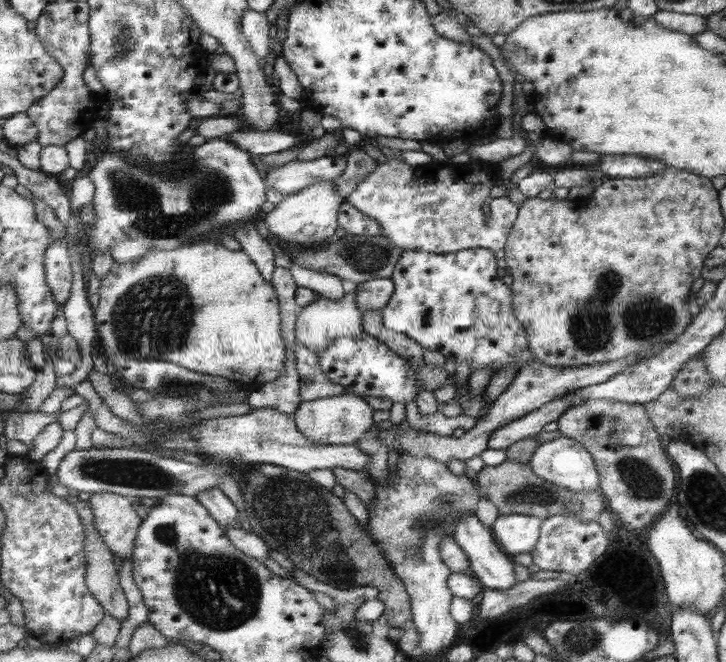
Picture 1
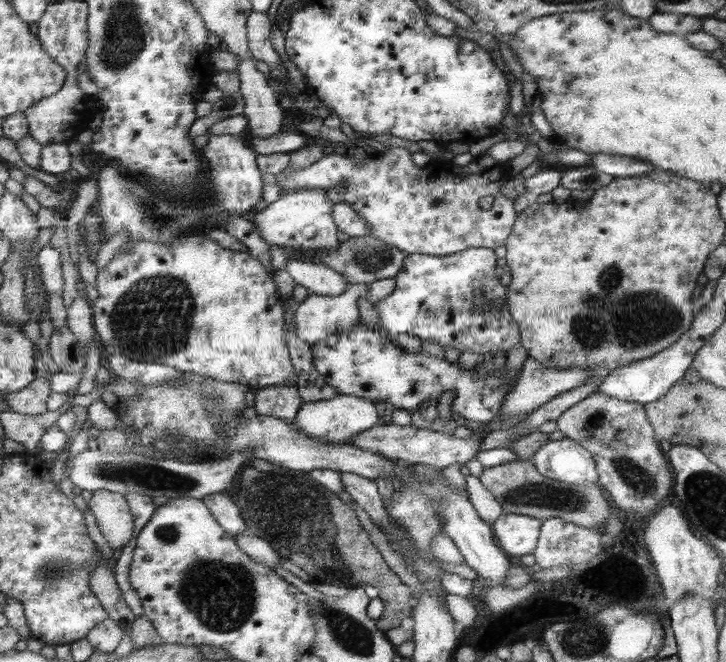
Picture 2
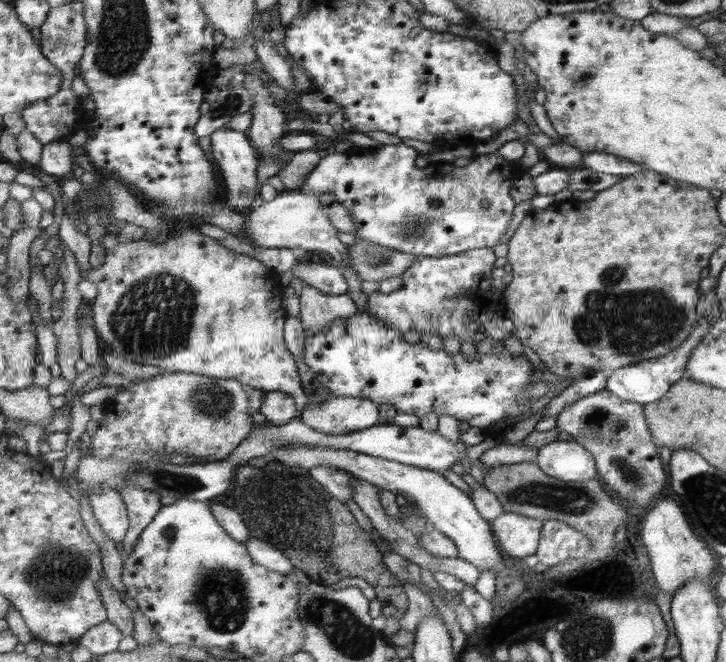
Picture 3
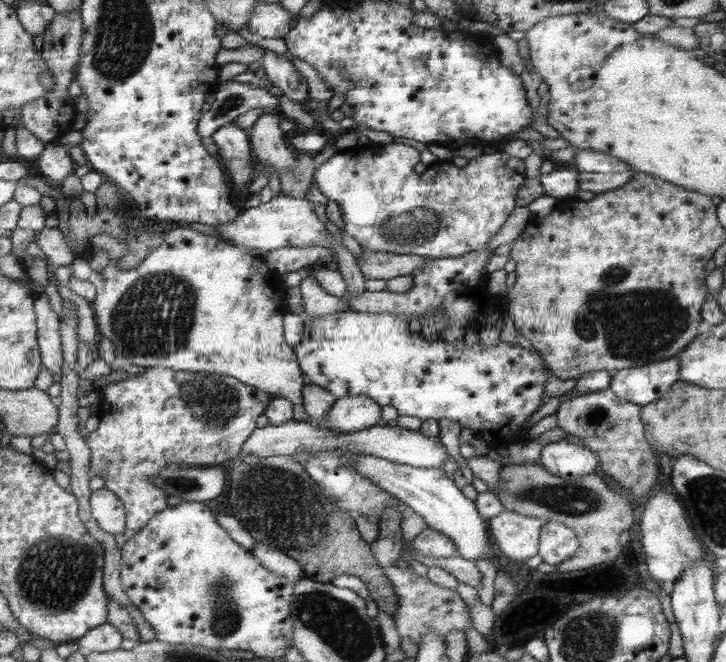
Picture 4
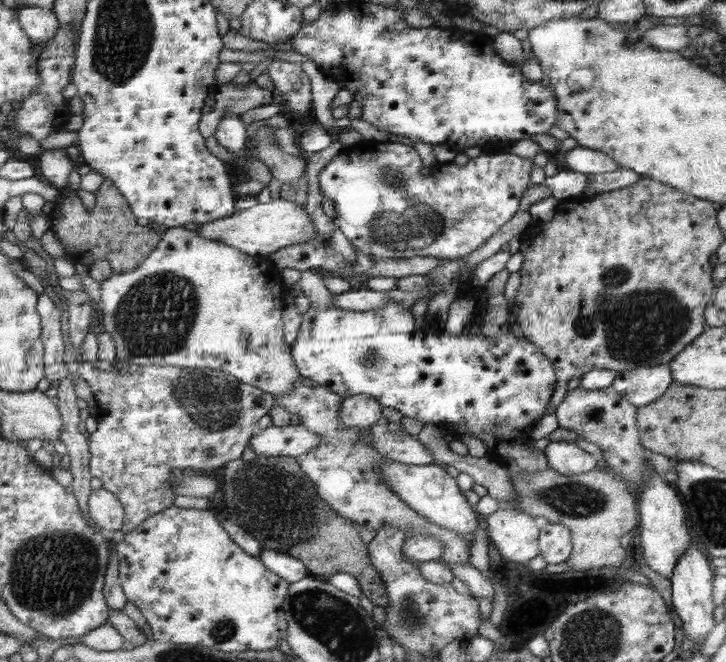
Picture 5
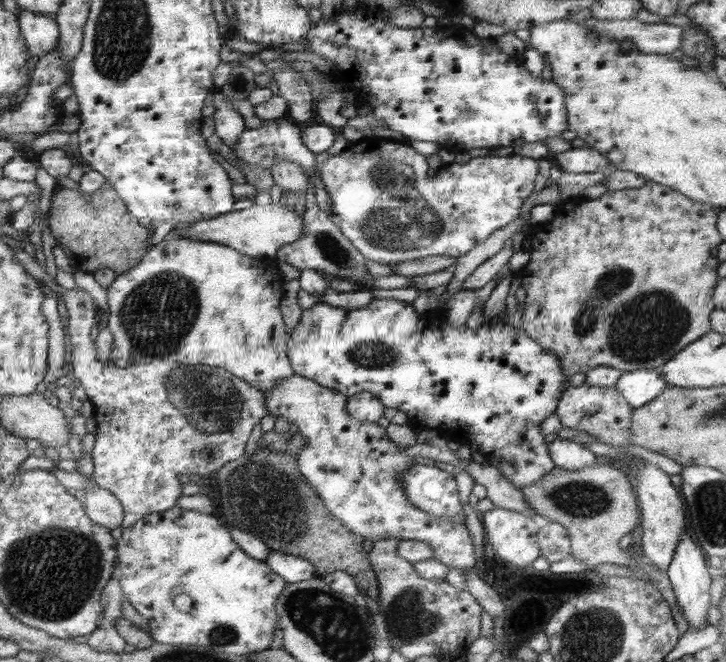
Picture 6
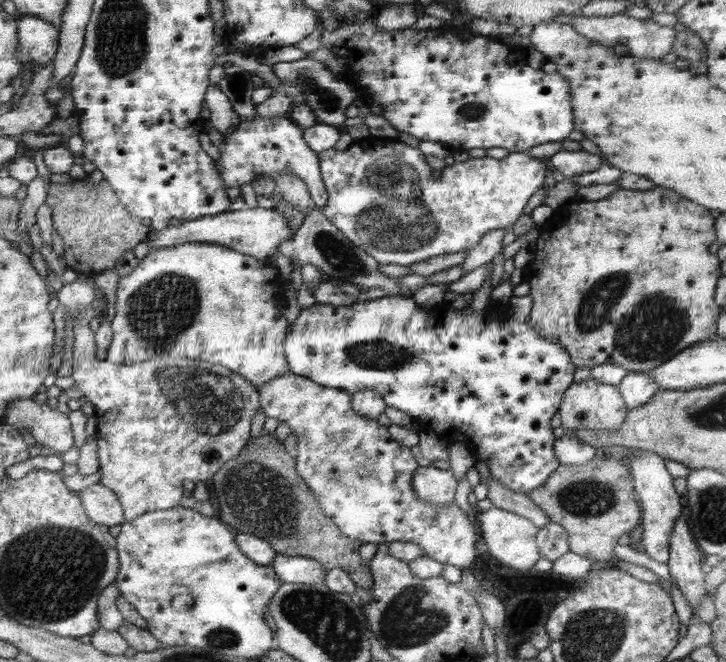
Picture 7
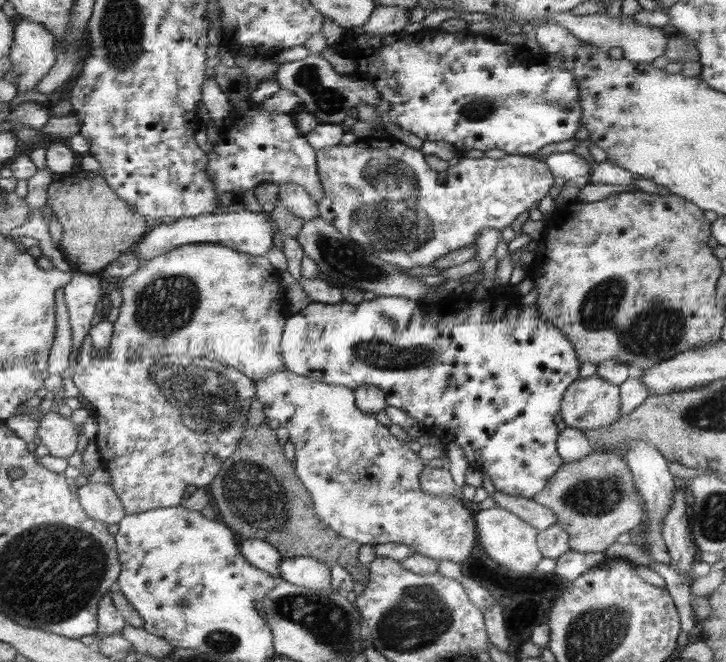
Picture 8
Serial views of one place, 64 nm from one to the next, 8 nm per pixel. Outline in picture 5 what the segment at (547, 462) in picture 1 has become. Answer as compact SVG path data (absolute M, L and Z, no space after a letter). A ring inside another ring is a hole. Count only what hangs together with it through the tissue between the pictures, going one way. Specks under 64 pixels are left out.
M565 441L548 442L542 450L548 459L549 468L565 476L573 476L593 470L599 459Z

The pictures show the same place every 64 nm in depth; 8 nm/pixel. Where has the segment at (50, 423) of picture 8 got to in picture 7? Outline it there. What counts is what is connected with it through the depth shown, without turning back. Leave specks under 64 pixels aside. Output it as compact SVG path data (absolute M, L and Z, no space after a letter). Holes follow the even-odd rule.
M33 397L9 404L3 422L17 427L21 432L27 427L31 435L35 435L37 445L46 446L55 455L73 447L67 415L51 409L46 402L35 402Z

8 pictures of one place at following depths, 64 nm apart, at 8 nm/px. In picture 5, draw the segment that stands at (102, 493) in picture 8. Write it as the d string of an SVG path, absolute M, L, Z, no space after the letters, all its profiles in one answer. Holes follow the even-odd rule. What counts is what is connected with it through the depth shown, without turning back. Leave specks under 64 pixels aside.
M97 488L90 490L85 513L103 532L114 533L123 527L124 508L113 493Z

